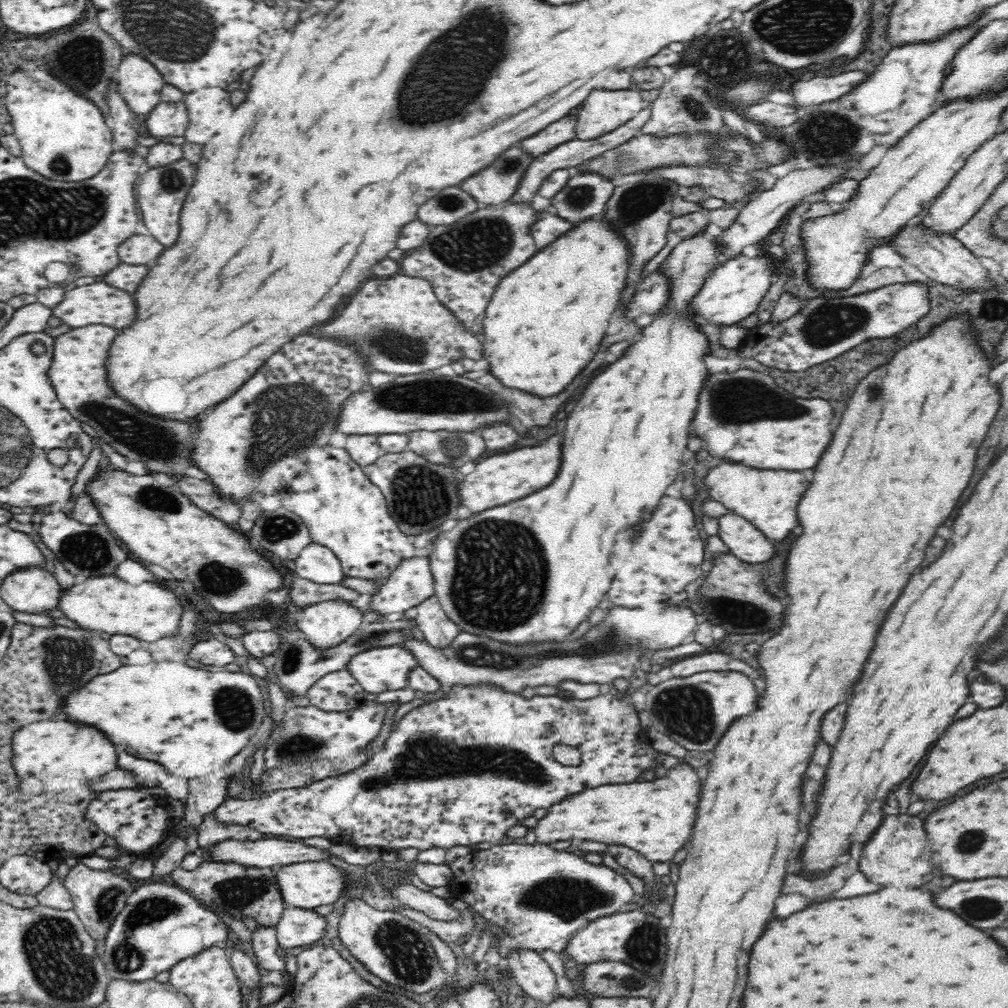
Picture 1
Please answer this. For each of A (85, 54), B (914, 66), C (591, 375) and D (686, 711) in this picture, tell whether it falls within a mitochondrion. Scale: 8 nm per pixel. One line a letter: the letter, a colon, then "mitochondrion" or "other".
A: mitochondrion
B: other
C: other
D: mitochondrion

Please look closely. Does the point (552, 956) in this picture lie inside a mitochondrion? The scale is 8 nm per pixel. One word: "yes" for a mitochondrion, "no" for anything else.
no

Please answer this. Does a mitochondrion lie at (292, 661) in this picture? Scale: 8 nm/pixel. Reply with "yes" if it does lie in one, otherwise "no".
yes

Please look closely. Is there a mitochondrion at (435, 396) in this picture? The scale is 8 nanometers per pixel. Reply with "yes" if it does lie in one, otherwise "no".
yes

